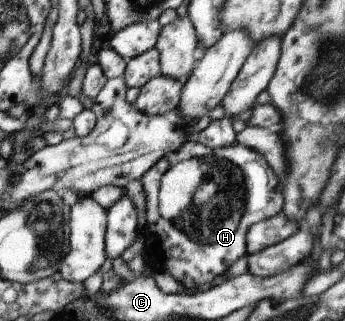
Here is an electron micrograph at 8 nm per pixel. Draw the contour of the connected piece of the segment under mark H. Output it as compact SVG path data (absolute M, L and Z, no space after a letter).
M192 138L177 151L167 152L140 180L146 196L145 228L148 236L157 242L164 256L164 269L187 288L196 288L204 282L211 283L244 254L249 254L247 234L250 227L266 218L278 216L284 208L282 180L276 176L267 158L238 142L213 149Z

